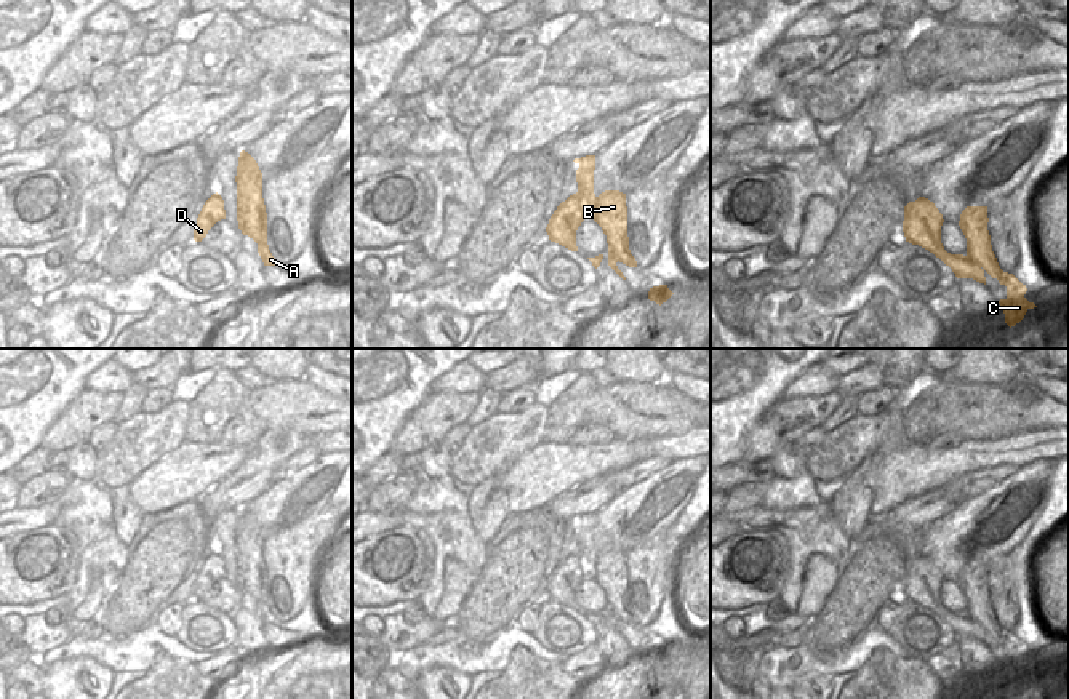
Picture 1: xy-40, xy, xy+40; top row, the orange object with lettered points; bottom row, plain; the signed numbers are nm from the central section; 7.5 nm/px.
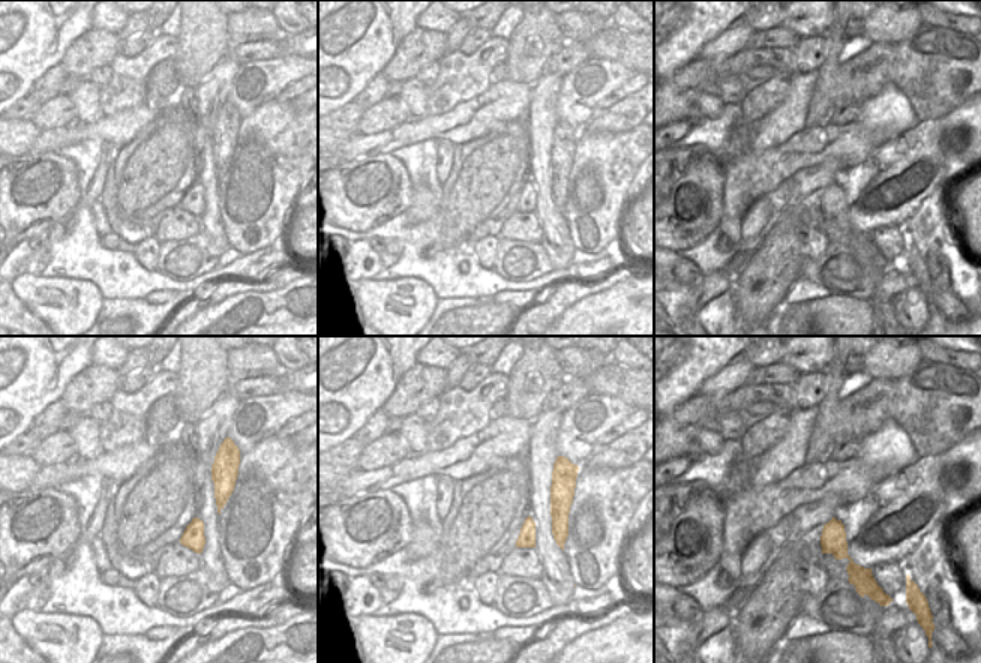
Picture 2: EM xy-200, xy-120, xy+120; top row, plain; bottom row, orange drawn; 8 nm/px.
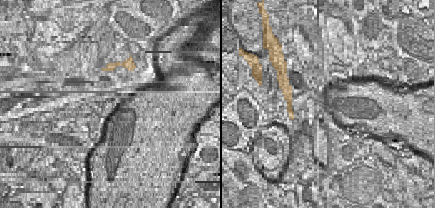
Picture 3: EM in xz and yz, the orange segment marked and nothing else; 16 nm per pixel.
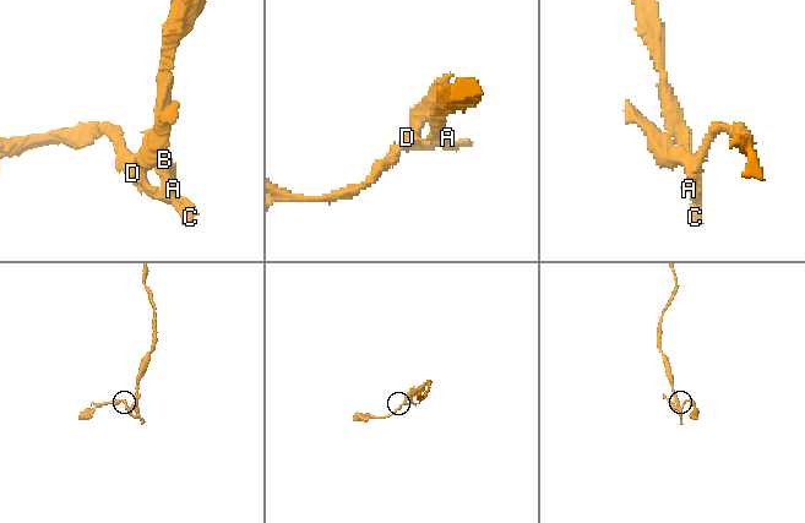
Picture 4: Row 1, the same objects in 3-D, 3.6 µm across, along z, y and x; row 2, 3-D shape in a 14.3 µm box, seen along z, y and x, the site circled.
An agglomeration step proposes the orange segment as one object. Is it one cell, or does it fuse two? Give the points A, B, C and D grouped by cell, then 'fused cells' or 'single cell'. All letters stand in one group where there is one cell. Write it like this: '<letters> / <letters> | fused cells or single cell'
A B C / D | fused cells

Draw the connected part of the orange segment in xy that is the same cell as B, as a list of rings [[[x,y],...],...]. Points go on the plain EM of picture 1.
[[[619,549],[602,550],[595,558],[592,577],[607,593],[608,613],[616,621],[637,625],[637,619],[629,608],[626,552]]]

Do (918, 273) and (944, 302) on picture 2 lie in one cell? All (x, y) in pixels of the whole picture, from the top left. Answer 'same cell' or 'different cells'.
same cell

